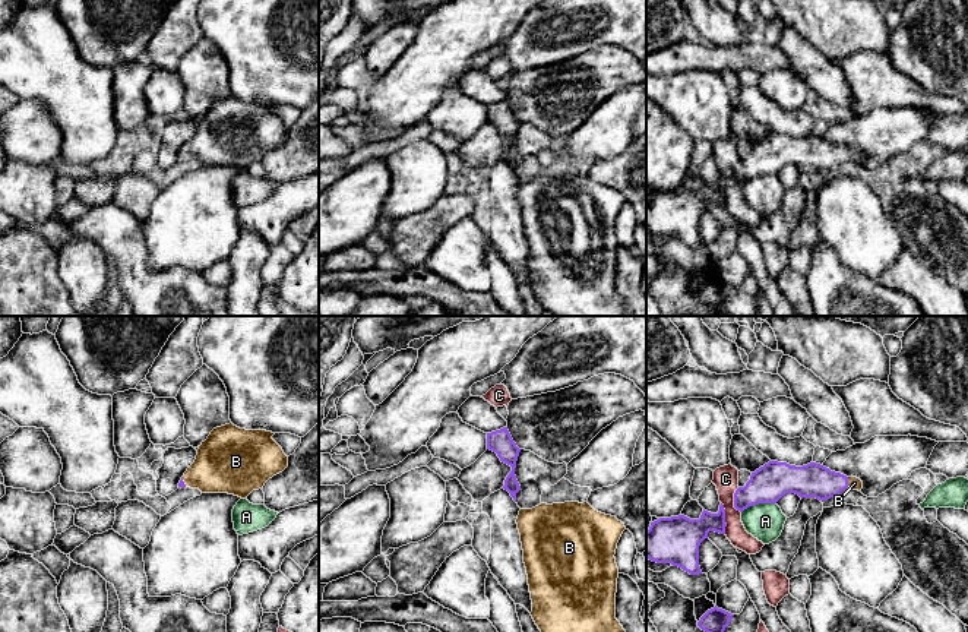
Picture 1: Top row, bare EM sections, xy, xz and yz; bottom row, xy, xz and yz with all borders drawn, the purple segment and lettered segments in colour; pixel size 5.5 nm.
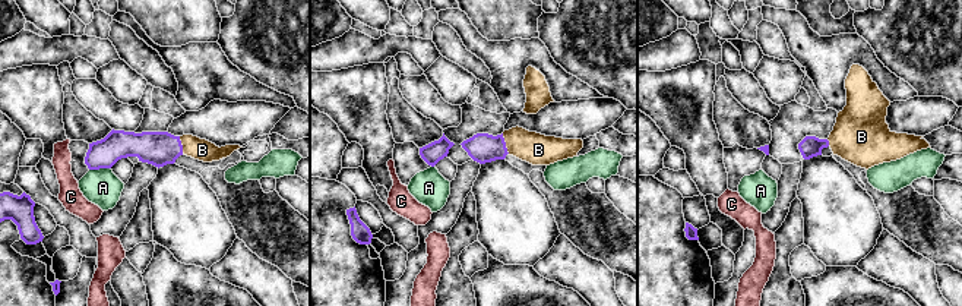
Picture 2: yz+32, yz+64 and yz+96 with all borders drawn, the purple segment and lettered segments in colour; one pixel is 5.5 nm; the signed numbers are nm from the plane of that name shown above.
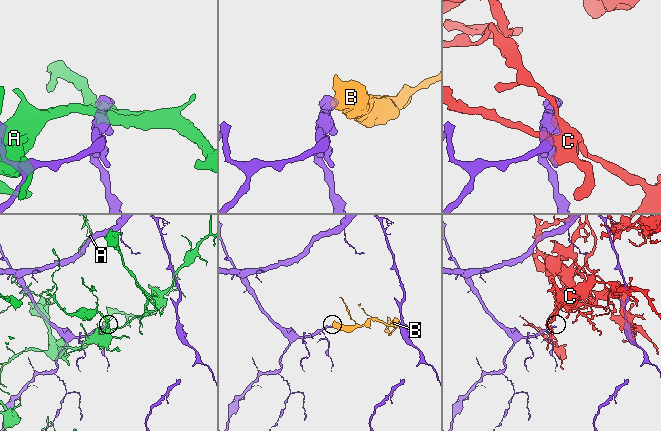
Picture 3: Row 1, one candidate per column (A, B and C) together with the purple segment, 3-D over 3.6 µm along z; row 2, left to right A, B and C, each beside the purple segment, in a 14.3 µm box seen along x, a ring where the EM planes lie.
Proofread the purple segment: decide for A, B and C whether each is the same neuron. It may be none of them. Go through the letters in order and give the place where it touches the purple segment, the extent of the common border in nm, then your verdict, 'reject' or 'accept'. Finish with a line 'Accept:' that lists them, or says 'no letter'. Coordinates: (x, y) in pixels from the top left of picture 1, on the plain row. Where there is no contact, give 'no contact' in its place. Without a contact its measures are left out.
A: meets purple in yz at (758, 174); contact 200 nm long; reject
B: meets purple in yz at (847, 154); contact 60 nm long; accept
C: meets purple in yz at (724, 190); contact 180 nm long; reject
Accept: B

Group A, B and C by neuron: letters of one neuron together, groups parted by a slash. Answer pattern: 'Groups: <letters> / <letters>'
Groups: A / B / C

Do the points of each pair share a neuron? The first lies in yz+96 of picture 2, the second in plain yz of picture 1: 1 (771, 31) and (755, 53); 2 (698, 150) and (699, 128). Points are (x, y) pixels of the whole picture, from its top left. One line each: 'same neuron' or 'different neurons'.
1: different neurons
2: same neuron

